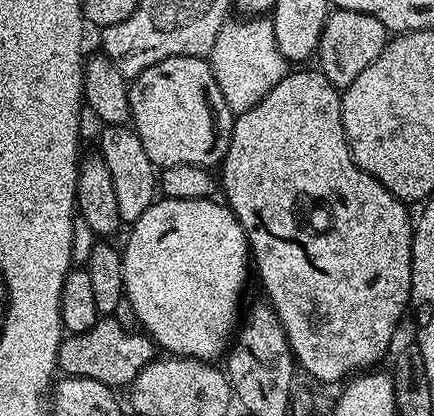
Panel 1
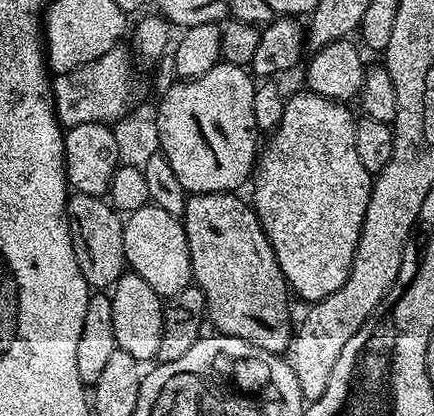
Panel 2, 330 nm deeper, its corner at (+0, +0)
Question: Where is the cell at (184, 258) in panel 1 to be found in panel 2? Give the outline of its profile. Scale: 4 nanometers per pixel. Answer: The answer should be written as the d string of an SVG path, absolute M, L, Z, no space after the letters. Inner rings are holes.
M149 202L138 210L127 213L123 226L125 265L137 272L161 298L178 294L193 283L188 239L184 225L177 217Z

